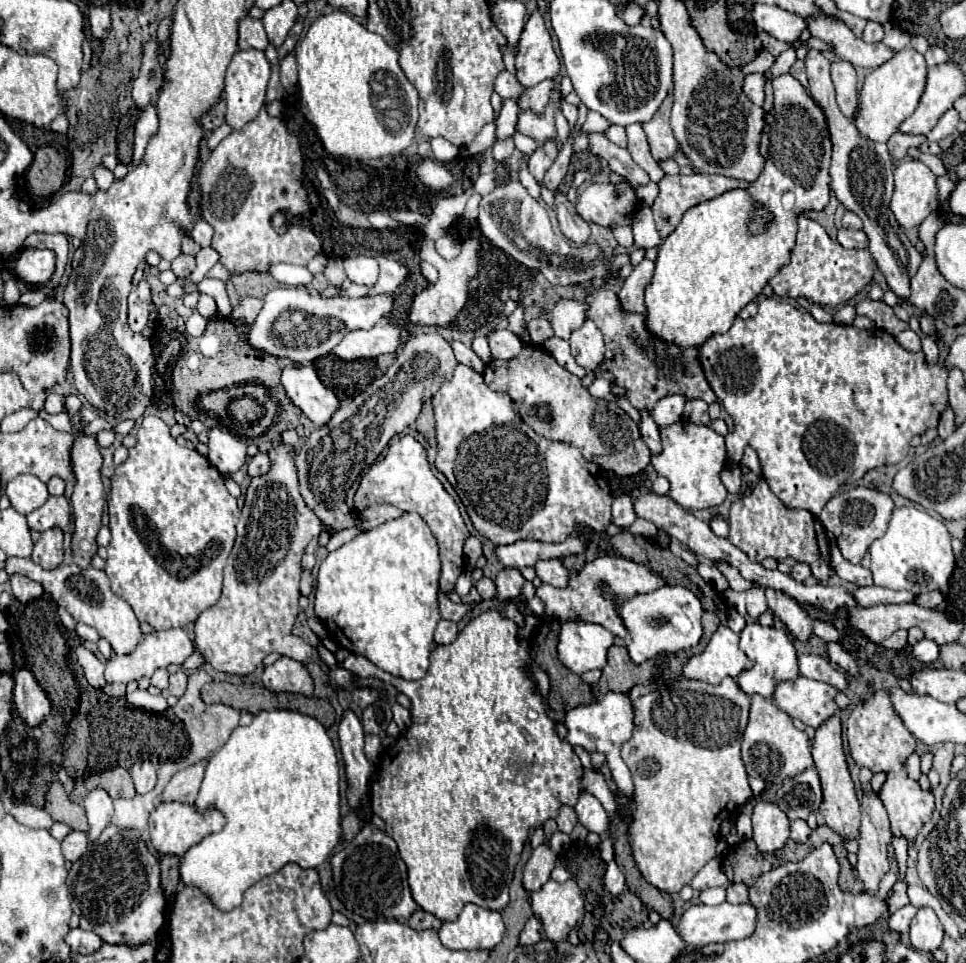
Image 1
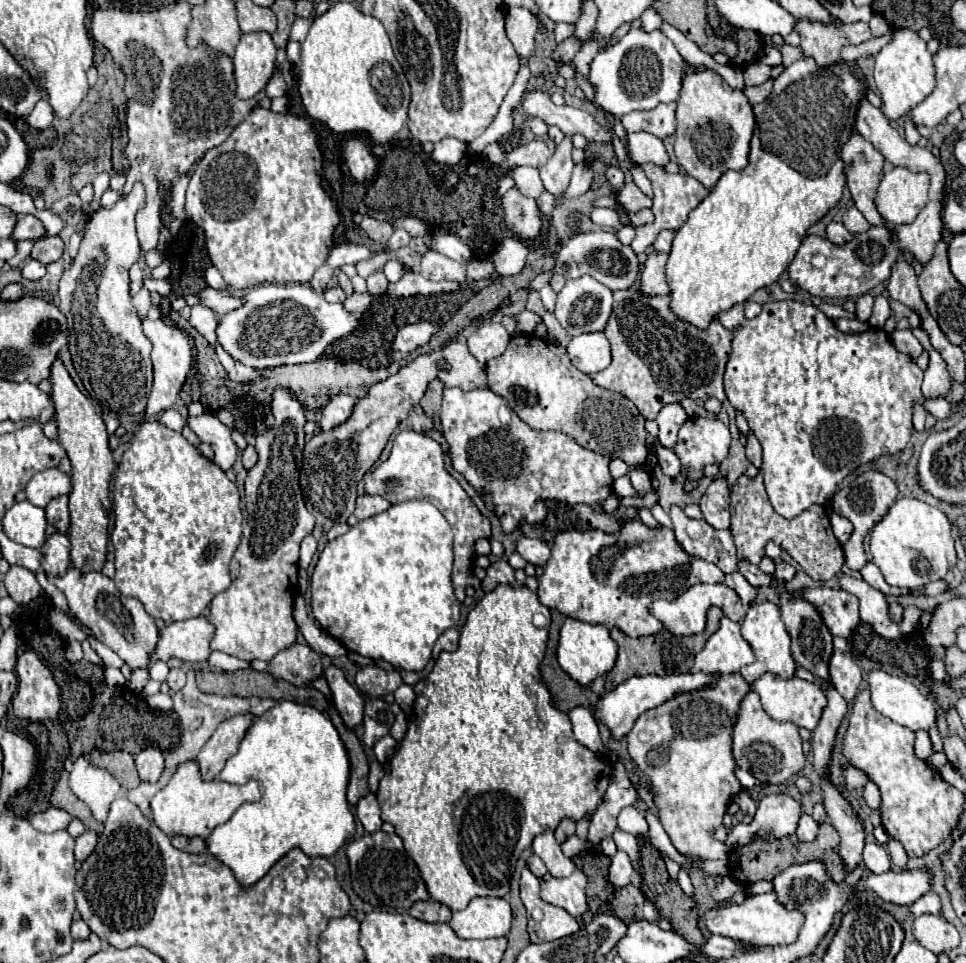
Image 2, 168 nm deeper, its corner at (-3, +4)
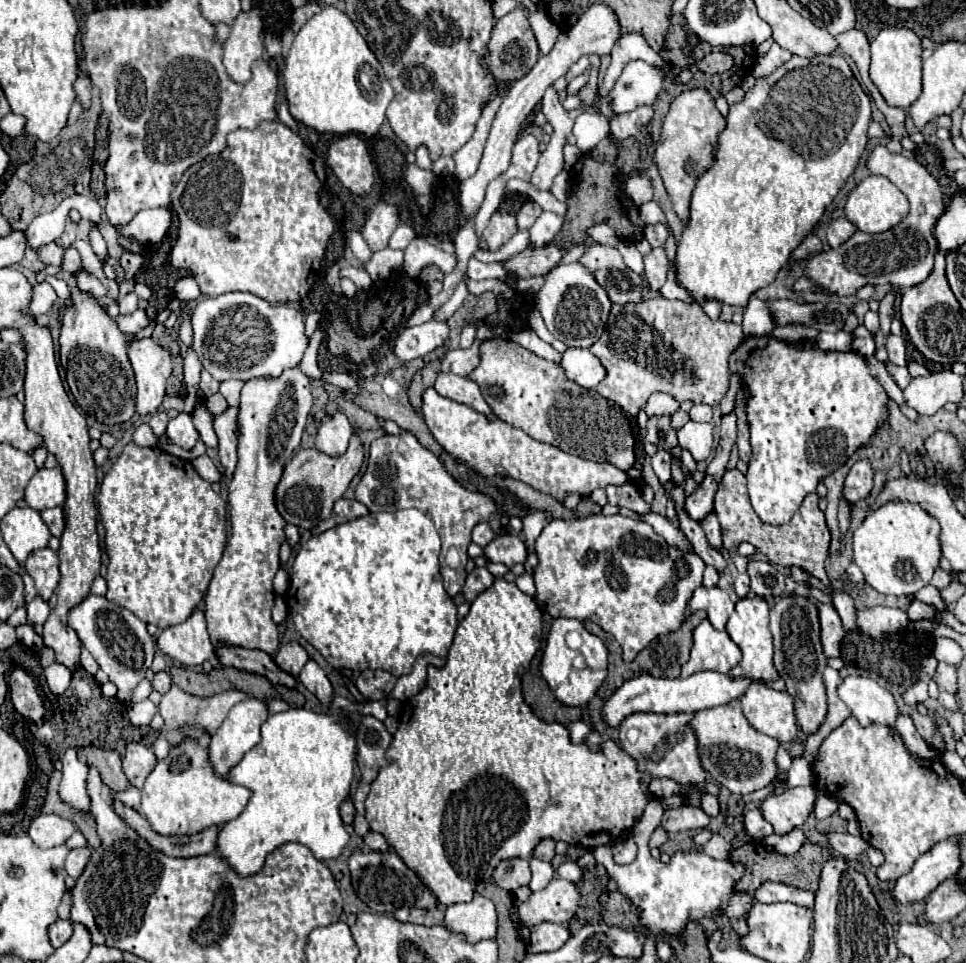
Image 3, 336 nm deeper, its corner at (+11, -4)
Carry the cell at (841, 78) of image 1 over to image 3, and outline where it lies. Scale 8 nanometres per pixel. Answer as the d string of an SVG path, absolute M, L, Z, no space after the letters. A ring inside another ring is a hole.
M884 145L874 147L868 159L868 169L874 175L888 177L910 201L908 215L890 231L870 235L856 231L838 249L830 249L814 255L806 265L806 275L822 285L824 289L844 297L854 295L862 285L892 285L892 287L914 287L926 281L934 269L934 255L938 251L938 241L932 237L938 217L944 213L944 201L938 181L916 161L902 155L890 153Z

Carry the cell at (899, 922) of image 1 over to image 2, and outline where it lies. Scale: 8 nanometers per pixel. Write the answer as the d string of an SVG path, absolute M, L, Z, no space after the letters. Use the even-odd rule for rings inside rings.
M926 893L924 897L920 897L916 903L910 905L910 913L914 917L922 915L922 913L932 913L932 915L938 915L940 913L940 899L936 893Z

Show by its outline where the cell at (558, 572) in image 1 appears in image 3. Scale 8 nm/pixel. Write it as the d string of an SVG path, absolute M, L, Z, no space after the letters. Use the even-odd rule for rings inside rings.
M498 535L484 547L484 555L492 563L504 563L512 569L516 563L526 561L526 545L518 535Z

